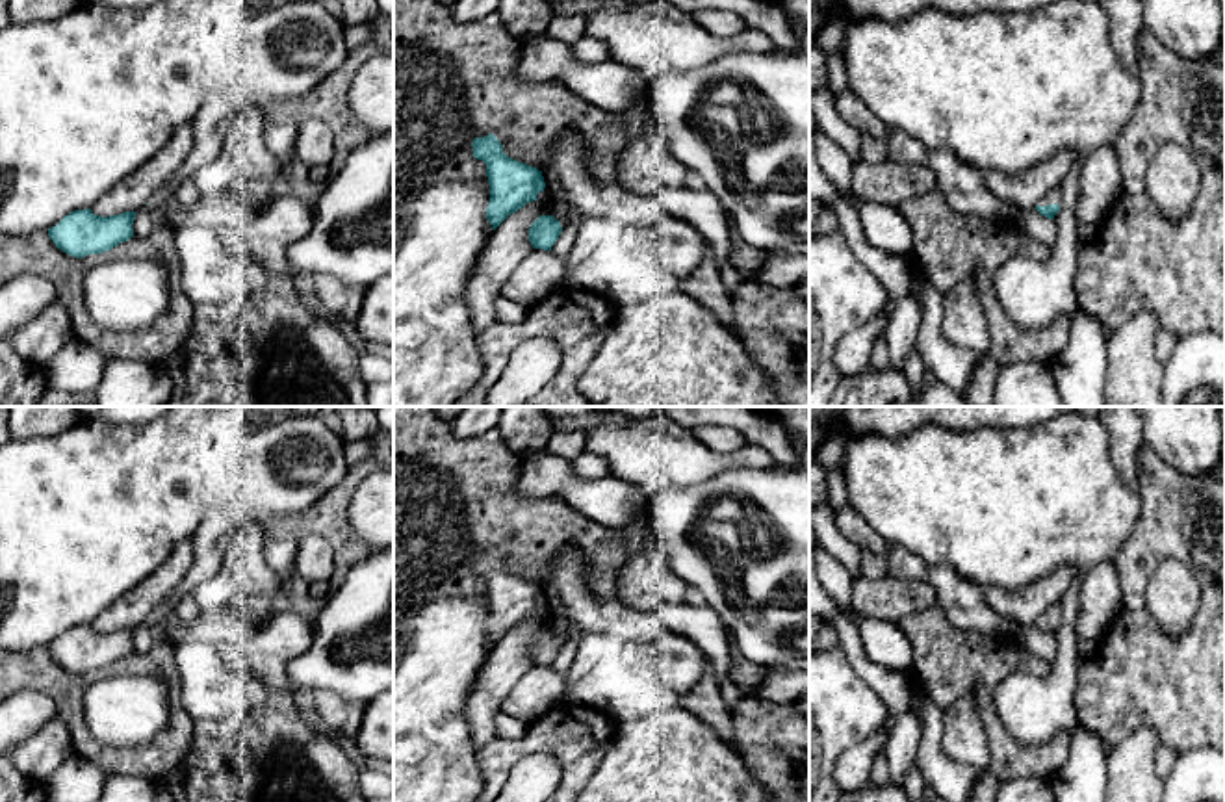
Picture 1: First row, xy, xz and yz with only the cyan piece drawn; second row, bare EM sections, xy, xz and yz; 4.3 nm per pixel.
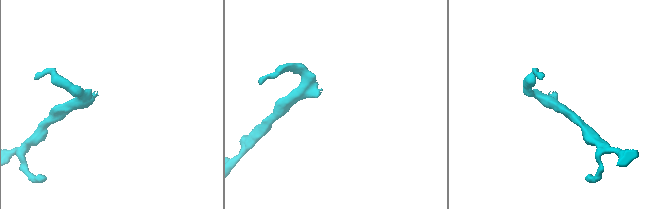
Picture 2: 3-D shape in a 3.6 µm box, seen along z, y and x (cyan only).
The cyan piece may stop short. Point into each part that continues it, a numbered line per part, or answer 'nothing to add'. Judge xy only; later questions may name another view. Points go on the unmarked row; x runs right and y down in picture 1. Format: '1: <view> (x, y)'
nothing to add

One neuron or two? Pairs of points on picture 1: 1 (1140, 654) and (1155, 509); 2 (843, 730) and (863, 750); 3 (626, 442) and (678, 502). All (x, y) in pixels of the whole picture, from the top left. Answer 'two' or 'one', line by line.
1: one
2: two
3: two

